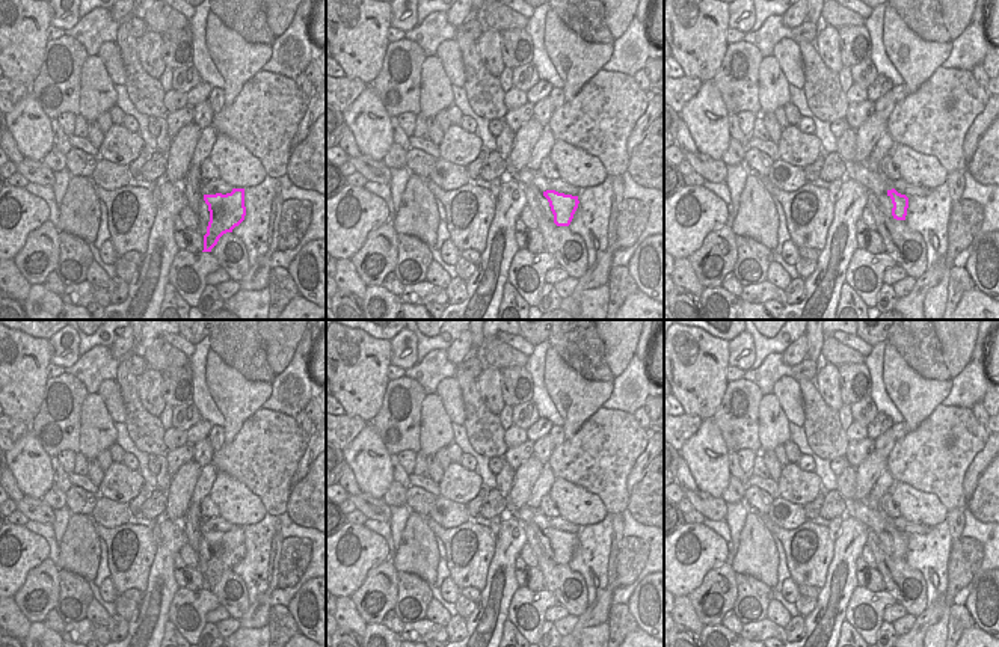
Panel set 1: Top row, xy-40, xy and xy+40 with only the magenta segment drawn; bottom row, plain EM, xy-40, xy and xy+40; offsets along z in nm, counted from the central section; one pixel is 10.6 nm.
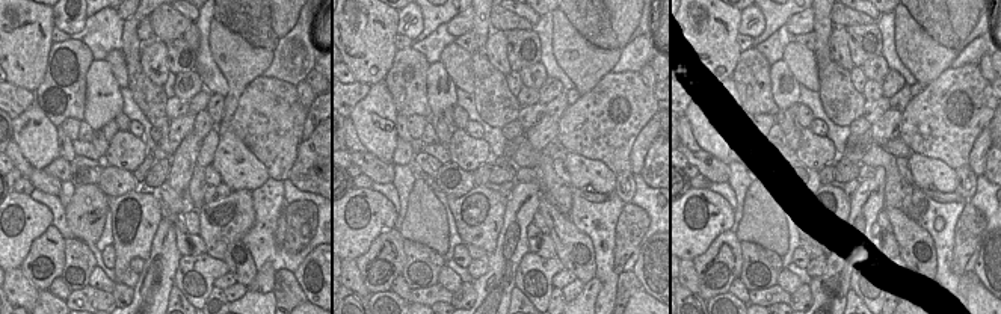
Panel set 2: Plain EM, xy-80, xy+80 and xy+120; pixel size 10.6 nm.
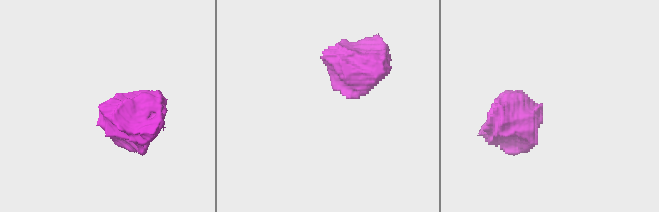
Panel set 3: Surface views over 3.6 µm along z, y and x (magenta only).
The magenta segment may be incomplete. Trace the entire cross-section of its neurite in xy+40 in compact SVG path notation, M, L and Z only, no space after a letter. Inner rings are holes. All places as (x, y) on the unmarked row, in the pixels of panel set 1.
M848 501L845 516L856 517L863 522L868 529L872 529L893 557L905 558L908 535L898 531L893 520L883 511L869 508L865 501Z

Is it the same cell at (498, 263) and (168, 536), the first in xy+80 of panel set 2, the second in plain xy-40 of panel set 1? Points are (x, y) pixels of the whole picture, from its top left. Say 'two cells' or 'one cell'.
one cell

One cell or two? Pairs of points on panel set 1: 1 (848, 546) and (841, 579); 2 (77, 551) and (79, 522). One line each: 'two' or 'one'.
1: one
2: one

